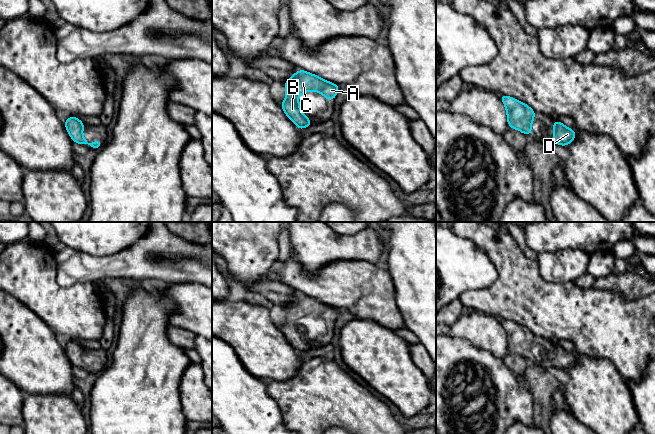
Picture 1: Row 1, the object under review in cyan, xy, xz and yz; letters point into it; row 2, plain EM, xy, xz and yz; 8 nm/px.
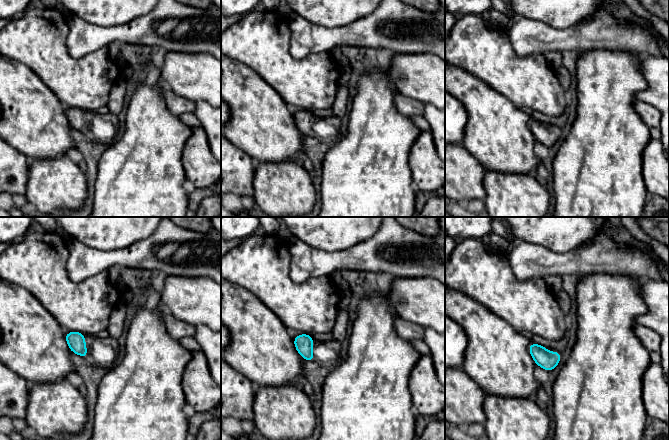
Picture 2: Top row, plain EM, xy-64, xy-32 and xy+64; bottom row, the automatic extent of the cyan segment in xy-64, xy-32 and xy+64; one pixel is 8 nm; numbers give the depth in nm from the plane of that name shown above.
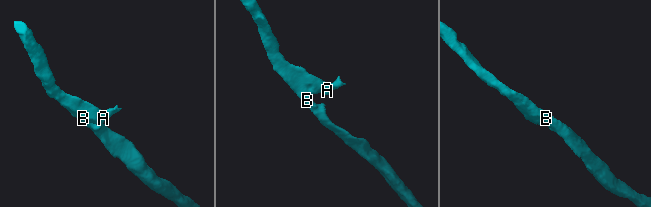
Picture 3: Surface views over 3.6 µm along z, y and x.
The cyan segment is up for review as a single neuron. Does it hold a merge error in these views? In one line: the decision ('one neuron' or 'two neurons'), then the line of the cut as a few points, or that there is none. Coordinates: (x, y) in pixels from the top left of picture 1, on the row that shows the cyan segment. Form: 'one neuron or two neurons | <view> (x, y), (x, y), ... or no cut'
one neuron | no cut

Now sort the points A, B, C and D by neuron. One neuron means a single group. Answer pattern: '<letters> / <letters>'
A B C D

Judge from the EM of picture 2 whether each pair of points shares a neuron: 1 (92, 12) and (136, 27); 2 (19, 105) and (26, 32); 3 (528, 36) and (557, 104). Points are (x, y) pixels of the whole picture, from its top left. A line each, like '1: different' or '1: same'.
1: different
2: different
3: different

